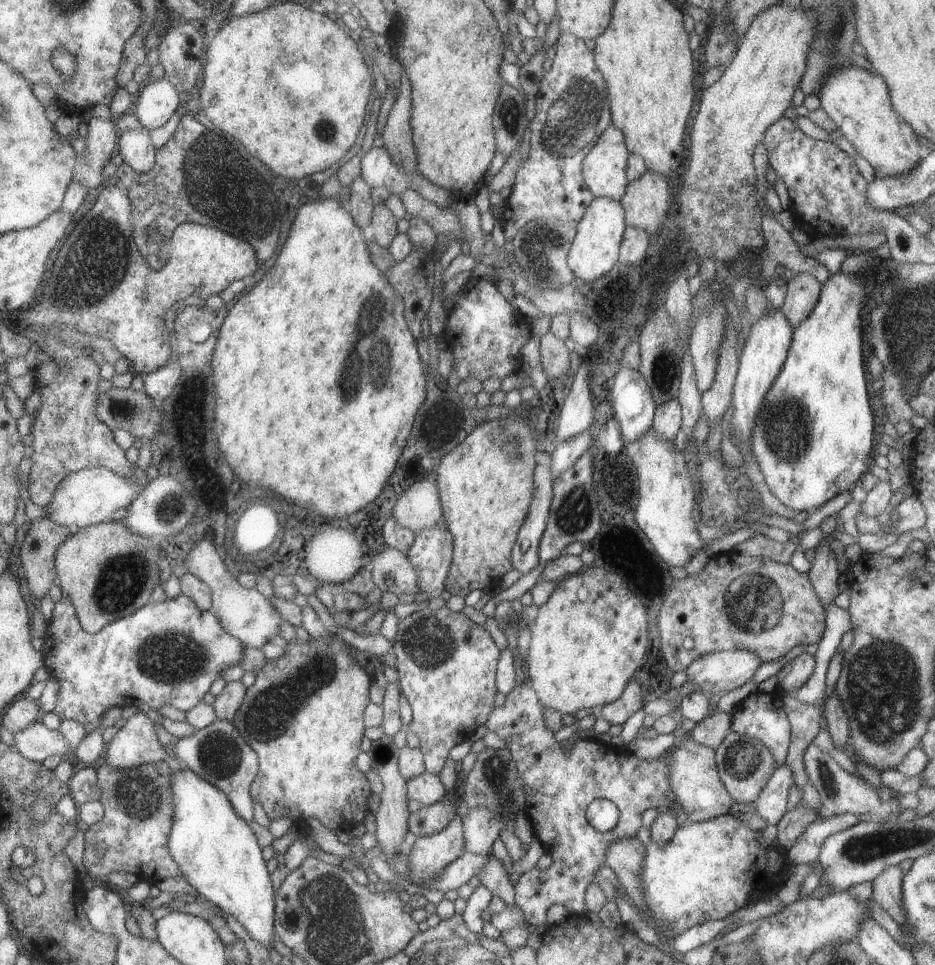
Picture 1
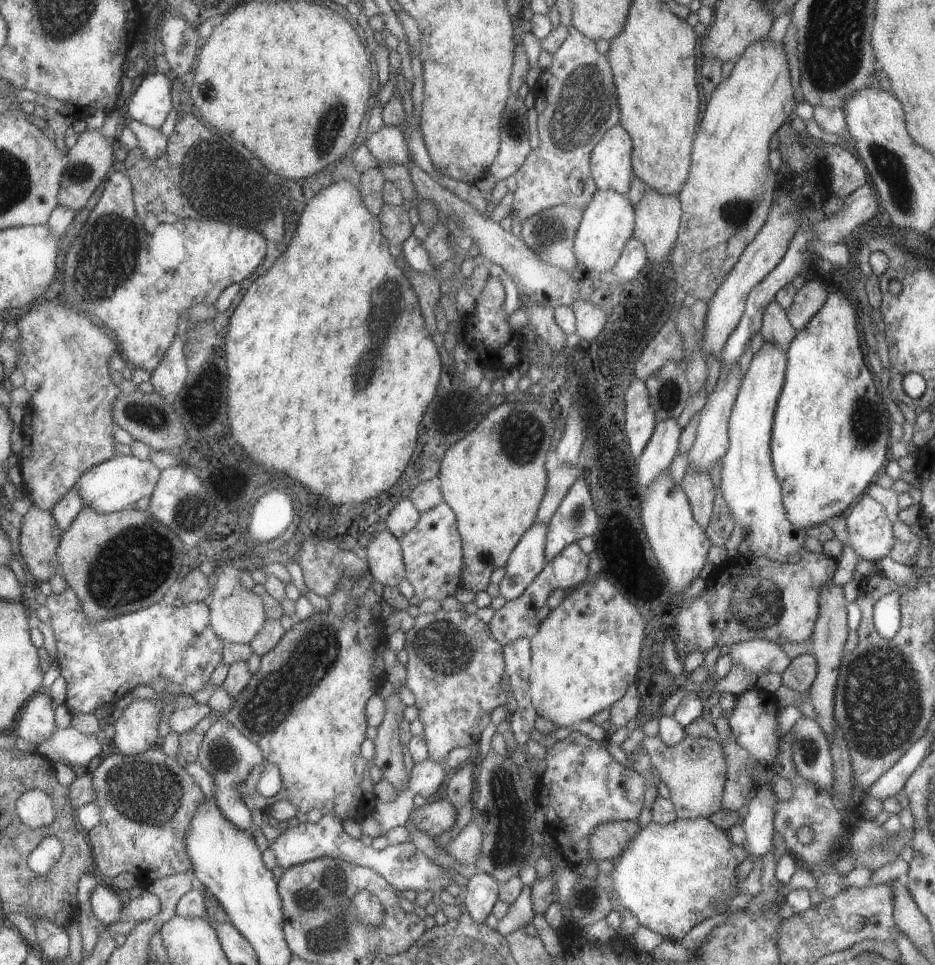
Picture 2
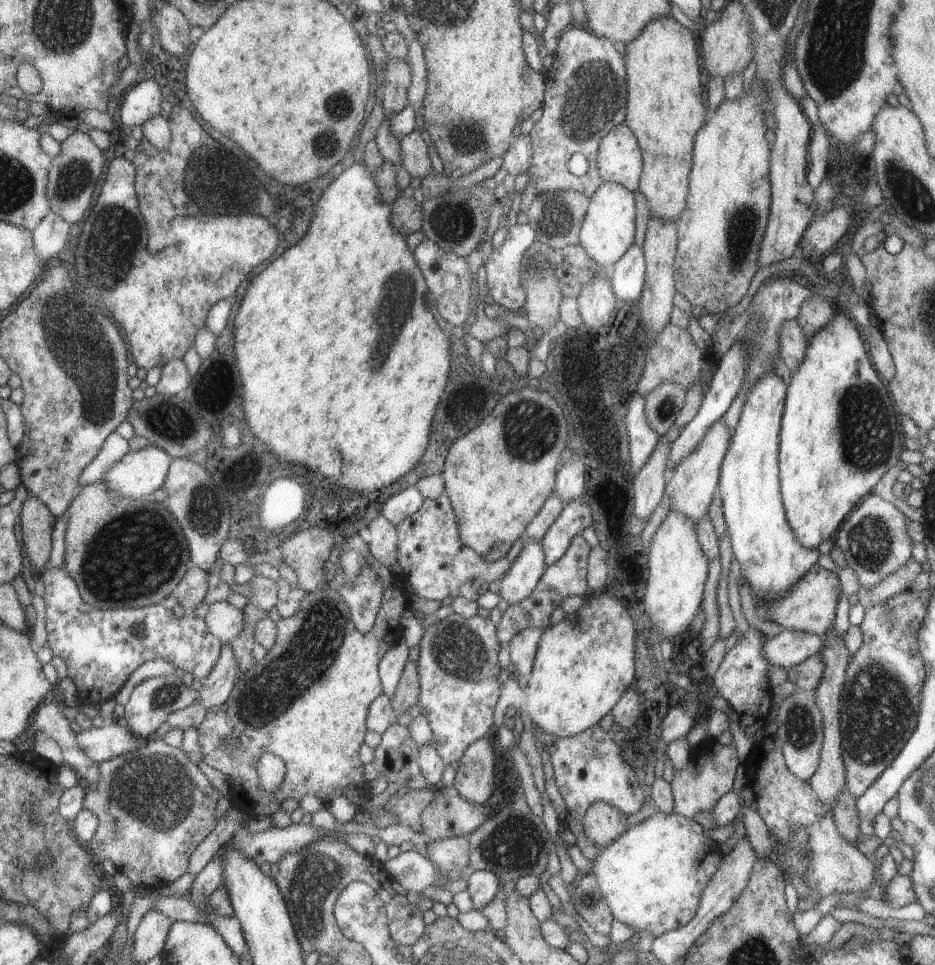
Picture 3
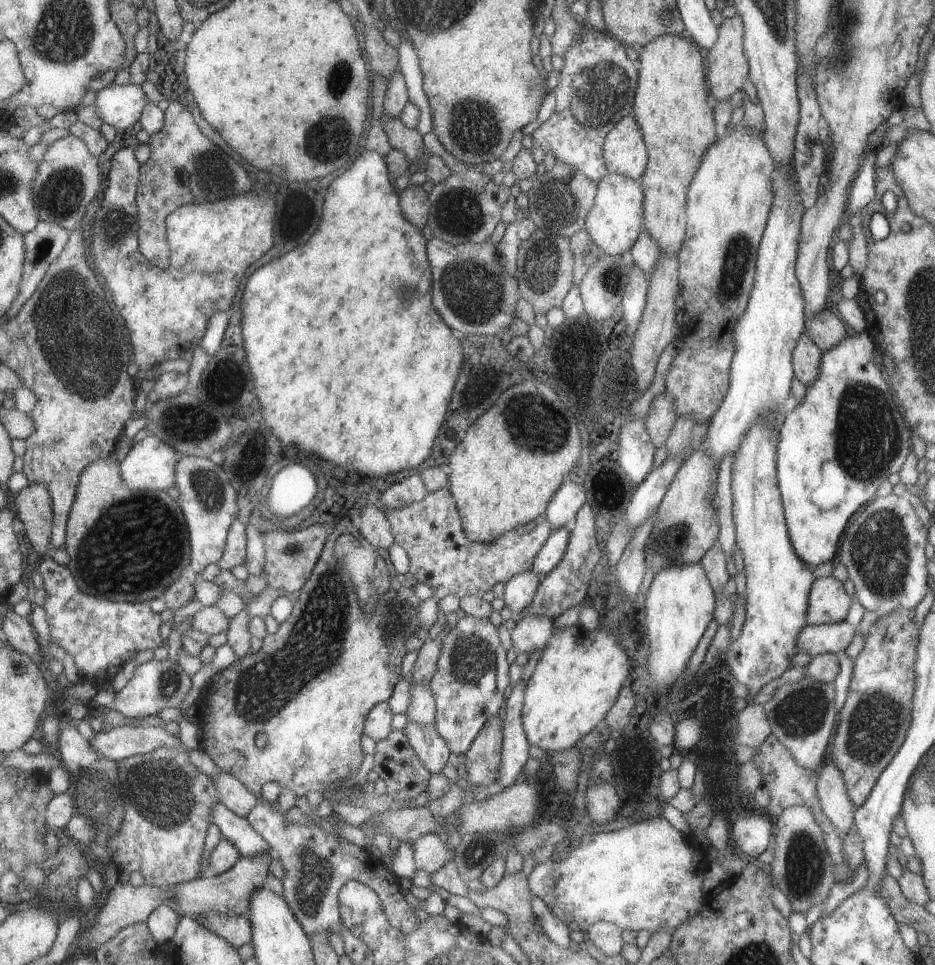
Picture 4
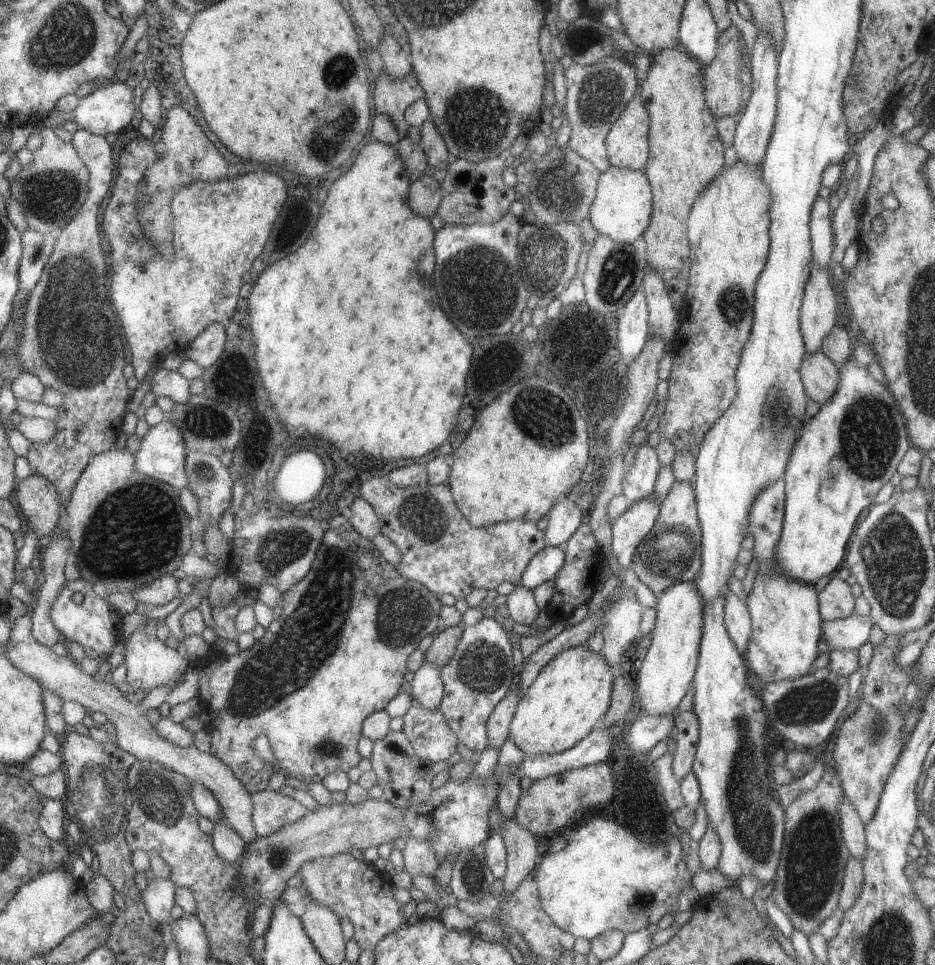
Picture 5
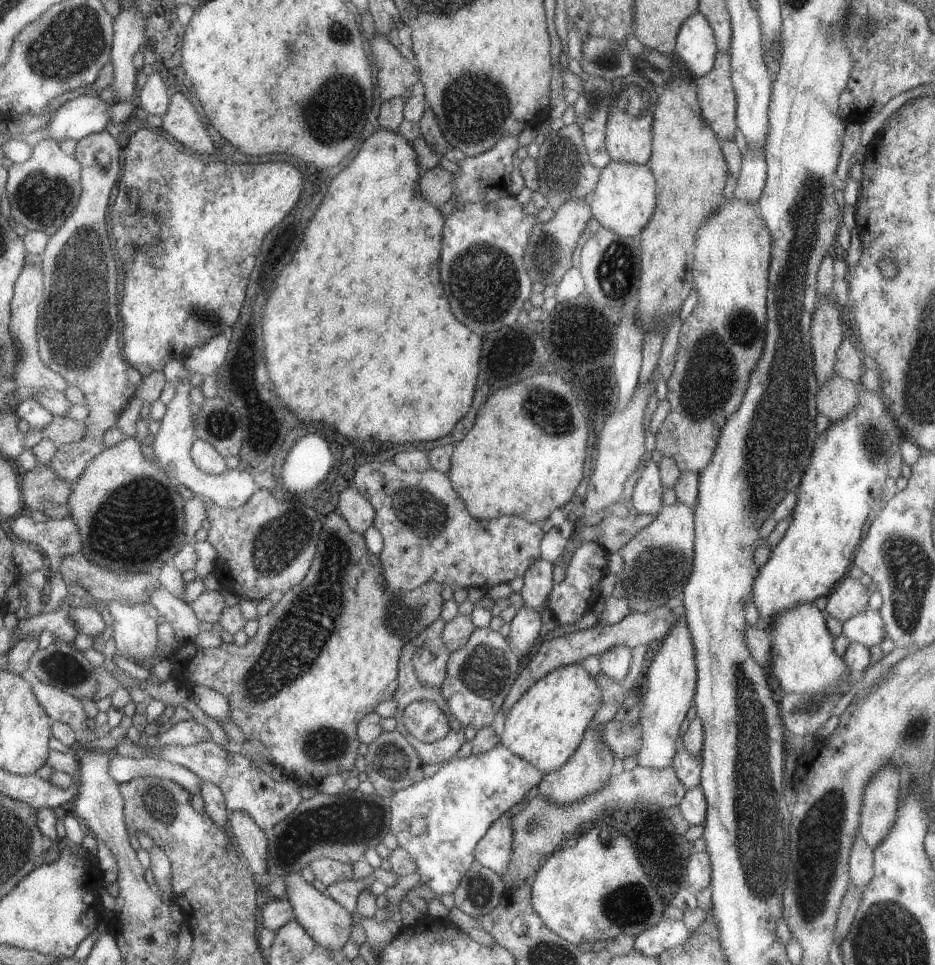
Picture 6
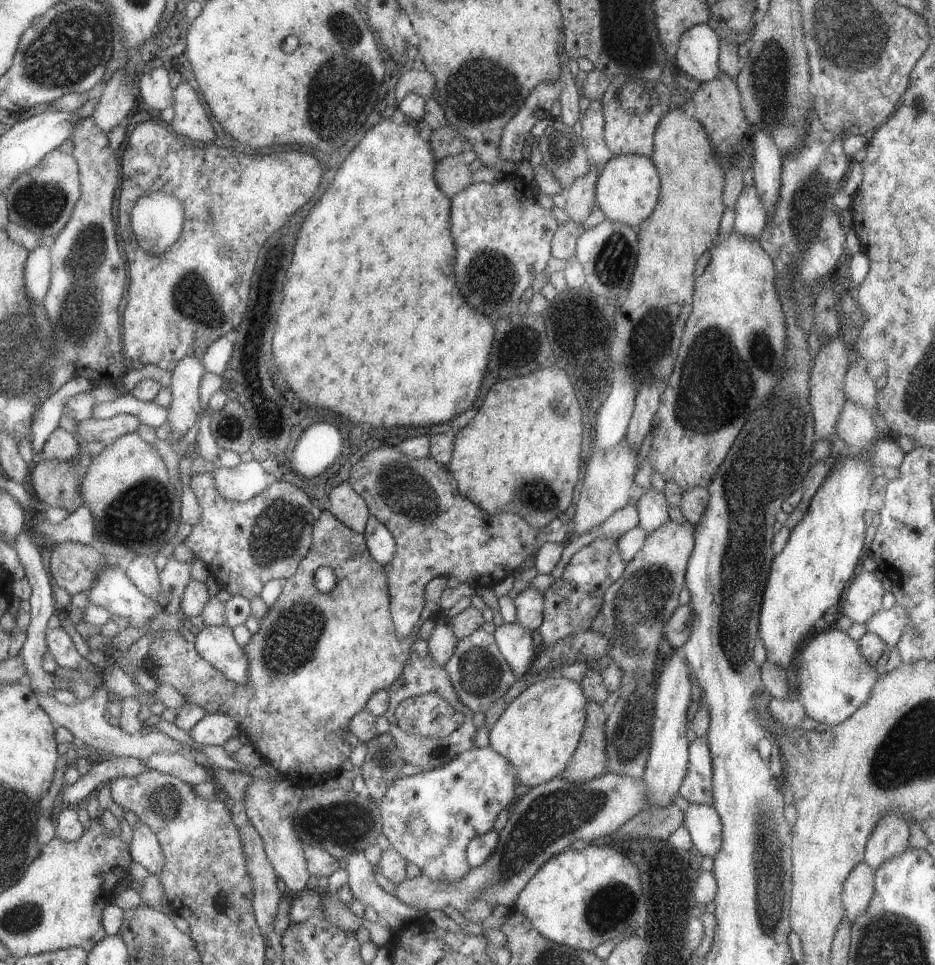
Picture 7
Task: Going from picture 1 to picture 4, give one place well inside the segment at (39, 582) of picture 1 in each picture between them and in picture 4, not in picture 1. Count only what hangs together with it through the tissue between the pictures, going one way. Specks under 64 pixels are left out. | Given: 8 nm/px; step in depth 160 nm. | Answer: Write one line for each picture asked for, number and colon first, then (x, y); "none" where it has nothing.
2: (39, 535)
3: (36, 520)
4: (33, 506)

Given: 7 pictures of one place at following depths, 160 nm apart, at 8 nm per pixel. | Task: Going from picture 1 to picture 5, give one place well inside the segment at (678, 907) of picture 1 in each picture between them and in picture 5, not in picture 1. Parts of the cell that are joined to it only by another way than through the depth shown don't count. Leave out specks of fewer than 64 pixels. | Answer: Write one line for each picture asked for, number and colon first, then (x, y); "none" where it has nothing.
2: (671, 877)
3: (651, 877)
4: (648, 876)
5: (604, 878)

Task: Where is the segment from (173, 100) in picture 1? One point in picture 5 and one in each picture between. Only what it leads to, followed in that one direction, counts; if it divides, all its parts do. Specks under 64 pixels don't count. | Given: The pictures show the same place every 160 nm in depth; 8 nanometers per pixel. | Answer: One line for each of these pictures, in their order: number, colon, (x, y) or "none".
2: (151, 102)
3: (141, 101)
4: (120, 106)
5: (109, 108)

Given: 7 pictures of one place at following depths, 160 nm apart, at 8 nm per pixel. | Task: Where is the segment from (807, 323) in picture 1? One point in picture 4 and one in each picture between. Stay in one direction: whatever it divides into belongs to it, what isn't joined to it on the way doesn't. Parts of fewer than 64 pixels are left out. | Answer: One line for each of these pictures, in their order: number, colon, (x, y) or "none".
2: (829, 435)
3: (839, 432)
4: (835, 447)

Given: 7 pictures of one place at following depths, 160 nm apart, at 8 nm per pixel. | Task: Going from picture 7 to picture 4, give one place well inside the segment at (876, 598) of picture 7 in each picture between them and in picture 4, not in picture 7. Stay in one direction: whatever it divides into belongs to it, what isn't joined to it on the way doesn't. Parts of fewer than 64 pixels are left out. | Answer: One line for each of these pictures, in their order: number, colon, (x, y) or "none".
4: (827, 603)
5: (835, 601)
6: (849, 597)

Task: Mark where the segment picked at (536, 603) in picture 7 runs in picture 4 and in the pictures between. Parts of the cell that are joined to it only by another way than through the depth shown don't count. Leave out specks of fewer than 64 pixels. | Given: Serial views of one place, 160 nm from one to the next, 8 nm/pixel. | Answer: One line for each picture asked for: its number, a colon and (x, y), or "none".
4: (553, 548)
5: (543, 566)
6: (537, 583)

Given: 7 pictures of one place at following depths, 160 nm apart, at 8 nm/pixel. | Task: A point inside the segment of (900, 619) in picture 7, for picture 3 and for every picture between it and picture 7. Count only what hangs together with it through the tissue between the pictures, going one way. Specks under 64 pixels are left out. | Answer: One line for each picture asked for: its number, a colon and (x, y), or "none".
3: (788, 648)
4: (814, 640)
5: (849, 633)
6: (866, 628)

